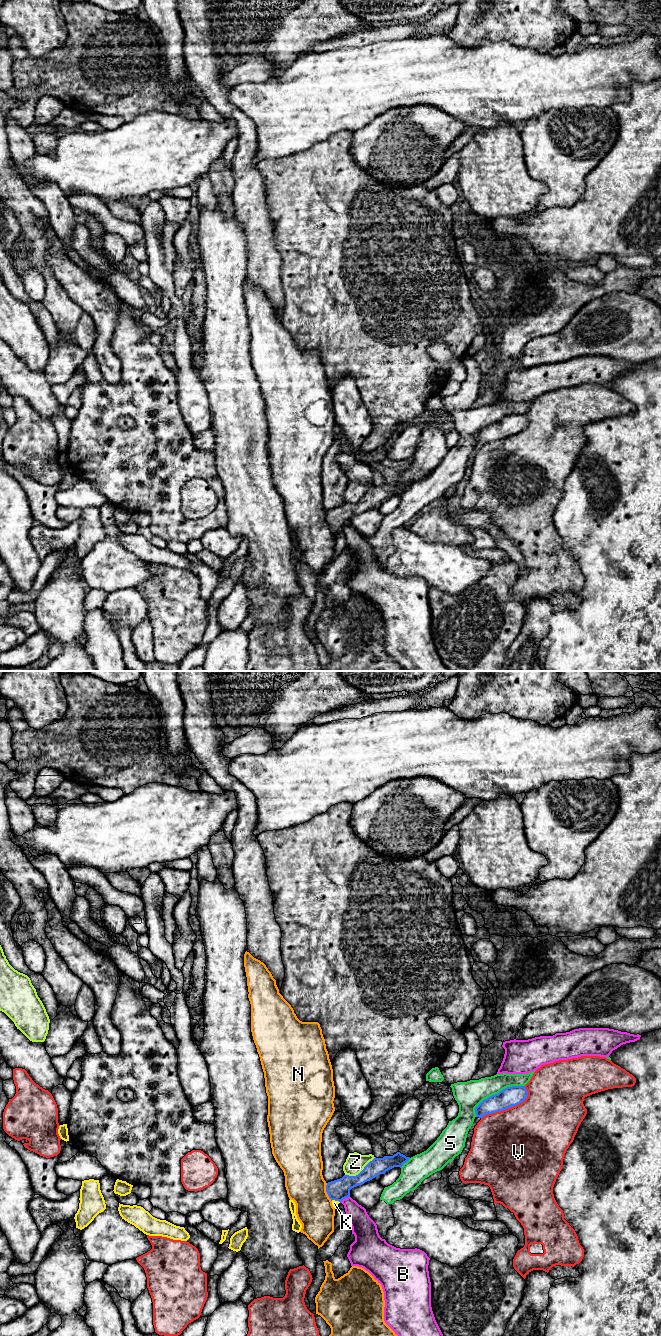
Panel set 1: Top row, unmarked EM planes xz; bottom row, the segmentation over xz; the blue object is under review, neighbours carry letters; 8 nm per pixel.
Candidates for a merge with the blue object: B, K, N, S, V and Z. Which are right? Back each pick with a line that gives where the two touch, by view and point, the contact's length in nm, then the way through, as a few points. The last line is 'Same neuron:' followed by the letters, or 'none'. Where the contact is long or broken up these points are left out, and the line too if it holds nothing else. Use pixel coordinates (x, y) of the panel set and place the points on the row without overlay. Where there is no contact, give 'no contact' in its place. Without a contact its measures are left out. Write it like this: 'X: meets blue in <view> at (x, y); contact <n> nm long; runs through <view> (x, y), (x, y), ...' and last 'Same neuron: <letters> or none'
K: meets blue in xz at (336, 528); contact 80 nm long; runs through xz (339, 517), (336, 521), (336, 528), (334, 531)
Same neuron: K

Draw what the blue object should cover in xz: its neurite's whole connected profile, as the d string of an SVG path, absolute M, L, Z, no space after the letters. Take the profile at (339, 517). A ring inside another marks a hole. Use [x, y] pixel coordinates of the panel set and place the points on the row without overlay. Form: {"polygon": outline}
{"polygon": "M397 480L393 484L375 485L358 503L344 503L340 507L328 510L326 520L332 529L333 535L336 537L343 527L350 525L350 518L352 516L362 513L394 495L401 496L409 487L410 485L406 485L400 480Z"}

